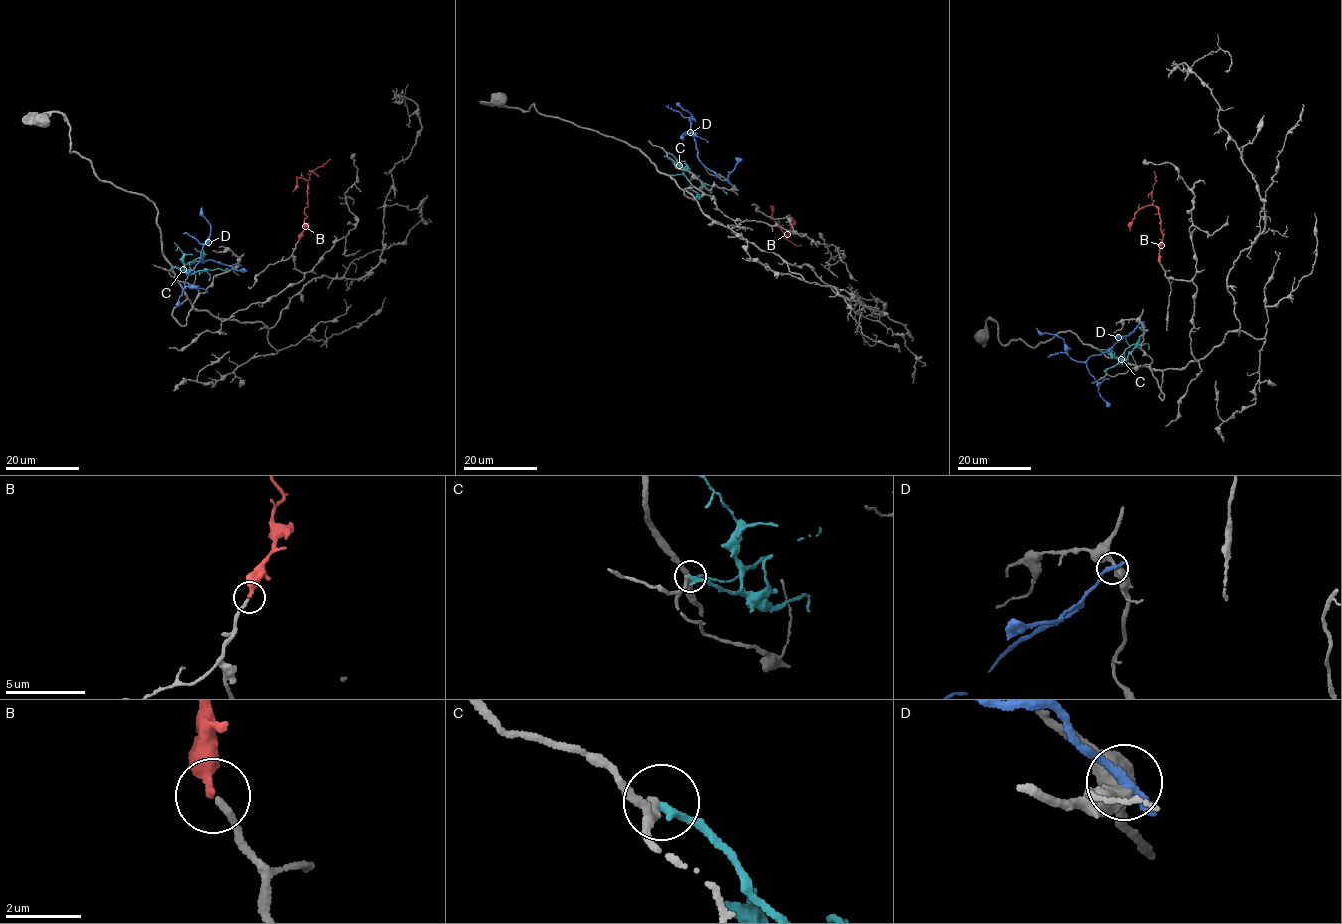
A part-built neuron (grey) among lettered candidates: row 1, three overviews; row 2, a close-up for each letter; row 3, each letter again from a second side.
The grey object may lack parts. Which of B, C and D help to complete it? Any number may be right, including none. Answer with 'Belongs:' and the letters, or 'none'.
Belongs: B

